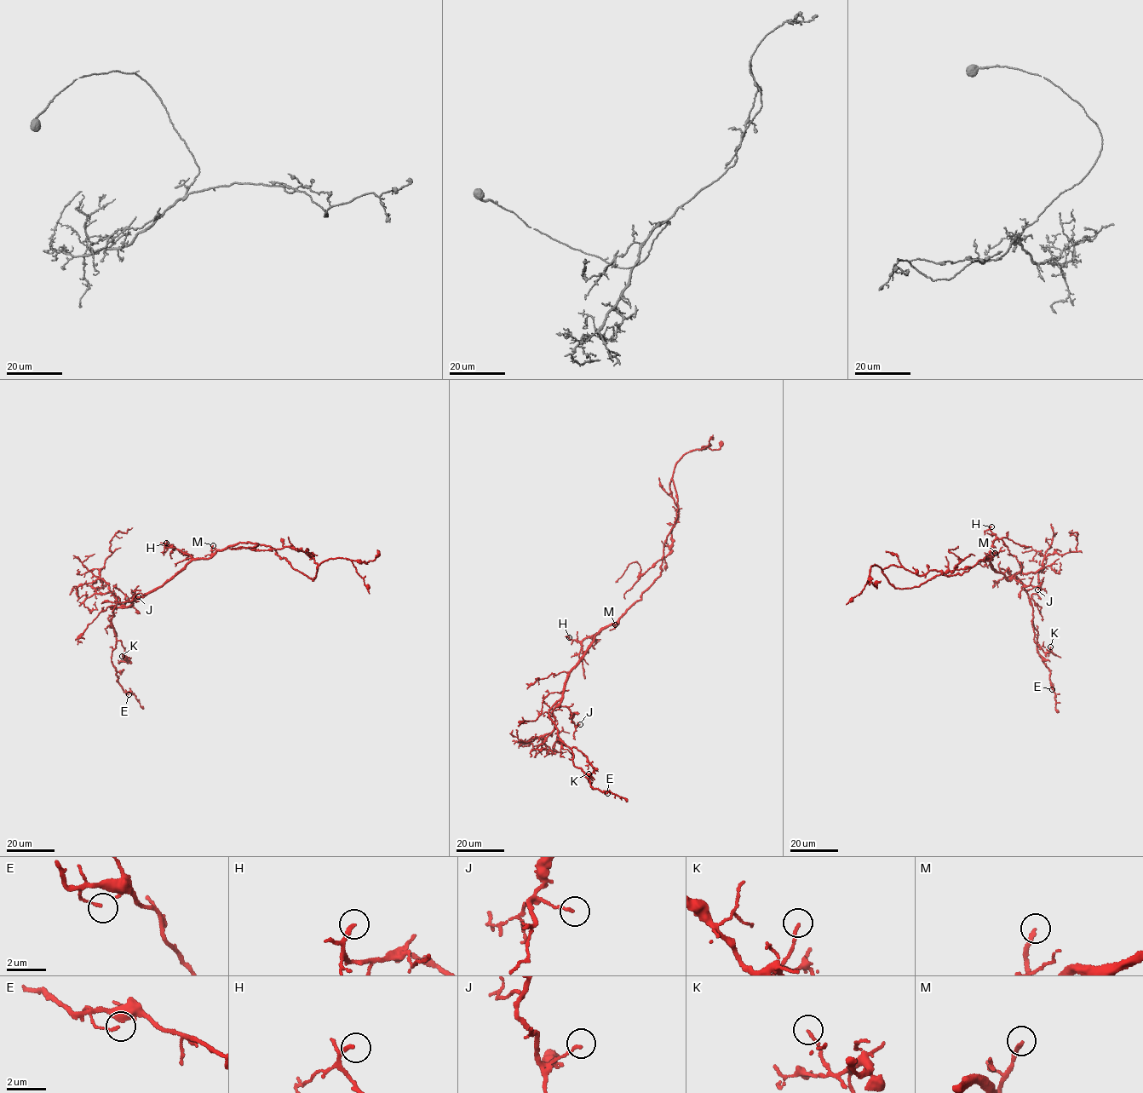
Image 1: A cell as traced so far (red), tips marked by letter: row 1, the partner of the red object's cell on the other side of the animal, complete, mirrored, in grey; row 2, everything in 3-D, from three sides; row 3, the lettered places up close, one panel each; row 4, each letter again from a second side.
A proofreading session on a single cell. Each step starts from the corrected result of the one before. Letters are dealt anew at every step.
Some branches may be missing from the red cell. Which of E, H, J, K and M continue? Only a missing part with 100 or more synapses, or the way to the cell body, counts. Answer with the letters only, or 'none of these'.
M

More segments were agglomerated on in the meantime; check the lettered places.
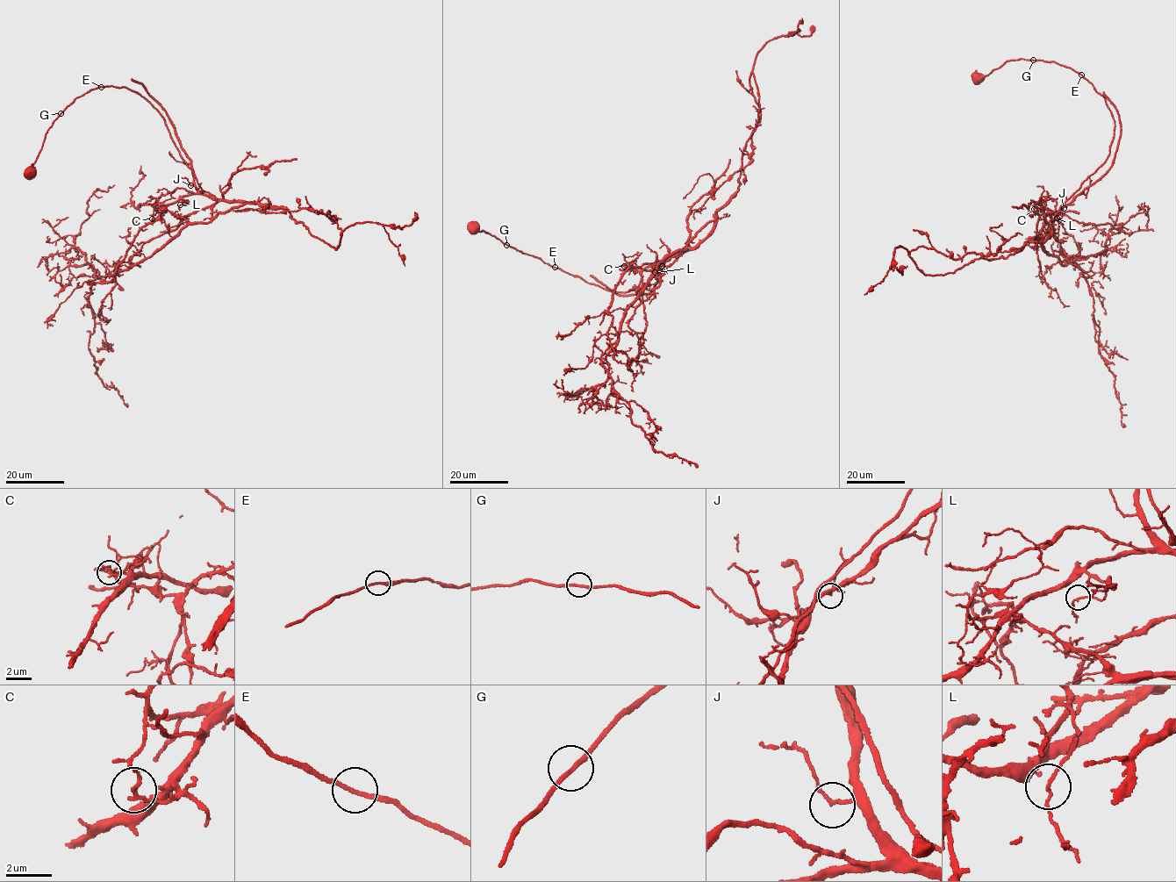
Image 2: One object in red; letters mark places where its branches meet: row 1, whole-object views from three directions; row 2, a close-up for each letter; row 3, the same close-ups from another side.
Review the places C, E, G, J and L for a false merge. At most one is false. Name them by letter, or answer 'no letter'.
C

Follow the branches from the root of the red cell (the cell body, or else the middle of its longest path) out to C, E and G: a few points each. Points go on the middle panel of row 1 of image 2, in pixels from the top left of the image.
C: (470, 228), (616, 293), (638, 291), (665, 259), (683, 247), (686, 250), (648, 270), (624, 266)
E: (470, 228), (487, 233), (555, 267)
G: (470, 228), (487, 233), (506, 245)

